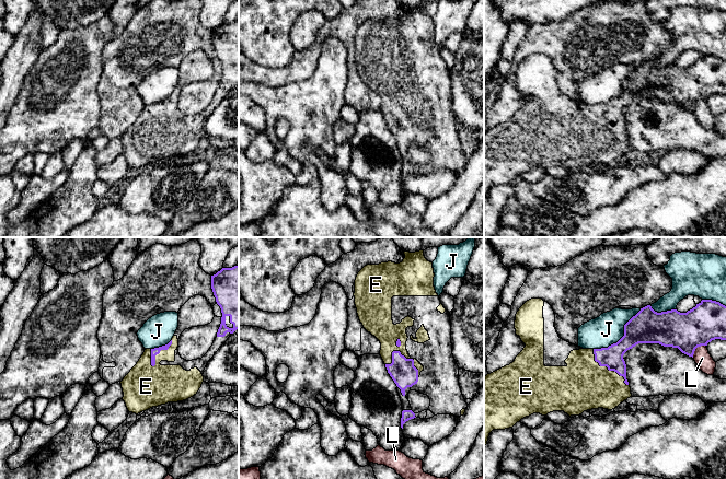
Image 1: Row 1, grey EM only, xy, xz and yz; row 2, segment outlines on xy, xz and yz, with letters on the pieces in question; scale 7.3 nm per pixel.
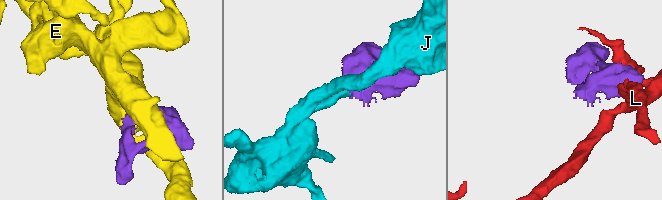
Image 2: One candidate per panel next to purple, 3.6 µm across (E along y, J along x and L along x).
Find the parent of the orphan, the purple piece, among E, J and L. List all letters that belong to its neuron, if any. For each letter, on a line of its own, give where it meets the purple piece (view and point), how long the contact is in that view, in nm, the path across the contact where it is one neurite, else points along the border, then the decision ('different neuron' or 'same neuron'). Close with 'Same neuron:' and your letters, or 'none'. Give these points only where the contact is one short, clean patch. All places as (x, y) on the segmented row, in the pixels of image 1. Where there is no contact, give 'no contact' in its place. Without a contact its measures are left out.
E: contact yz (608, 369); length 380 nm; same neuron
J: contact yz (622, 337); length 460 nm; different neuron
L: contact yz (696, 347); length 140 nm; border yz (705, 345), (699, 346), (692, 357); different neuron
Same neuron: E

